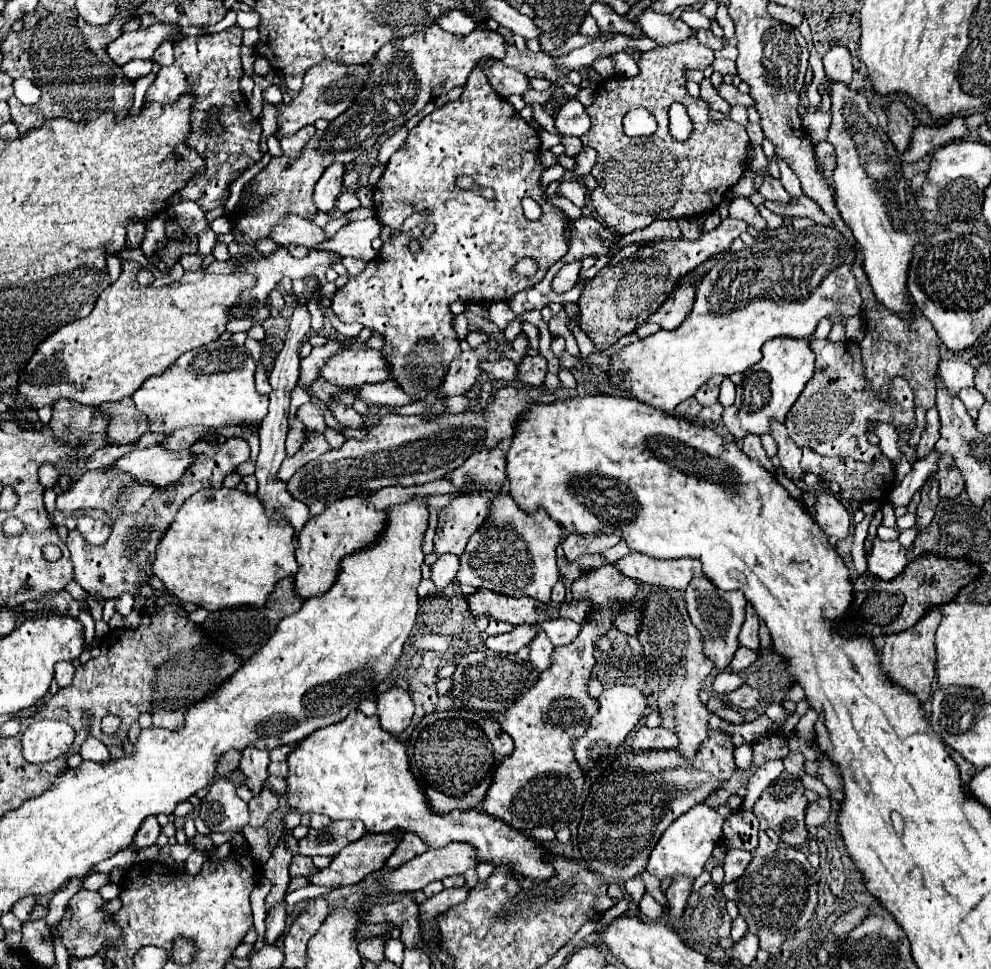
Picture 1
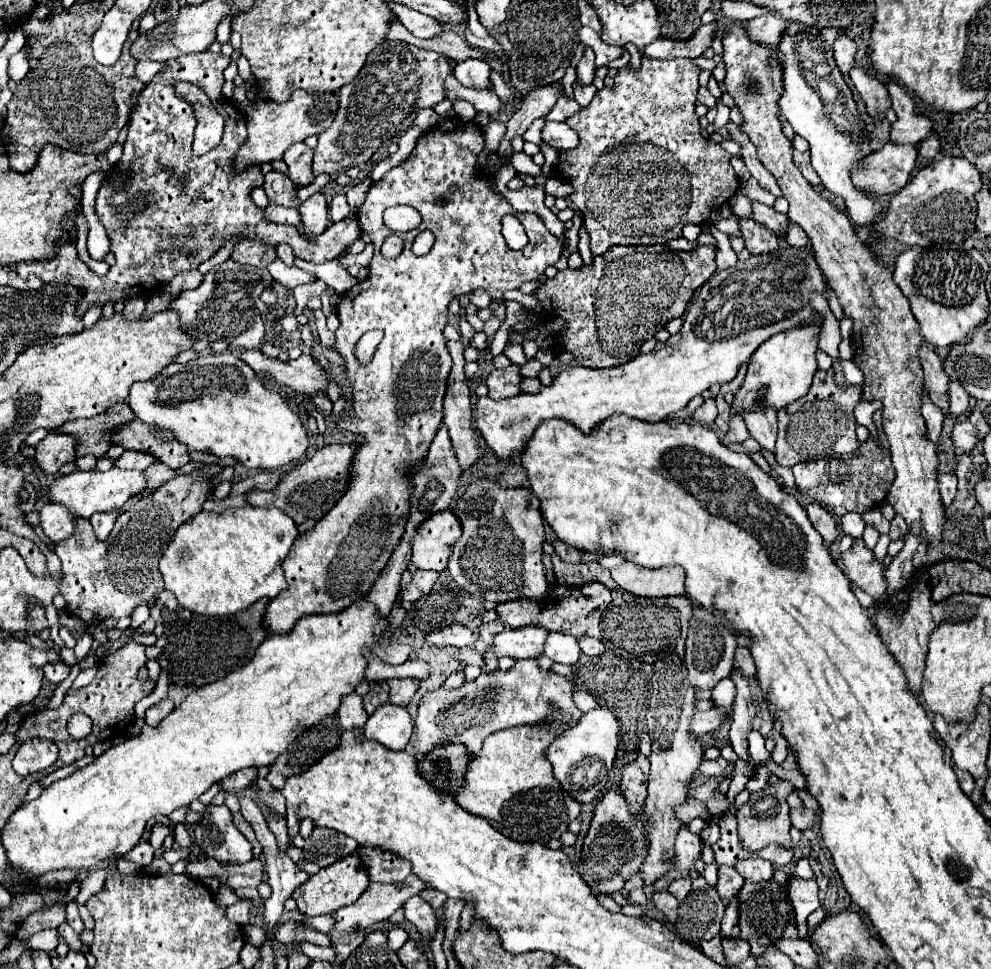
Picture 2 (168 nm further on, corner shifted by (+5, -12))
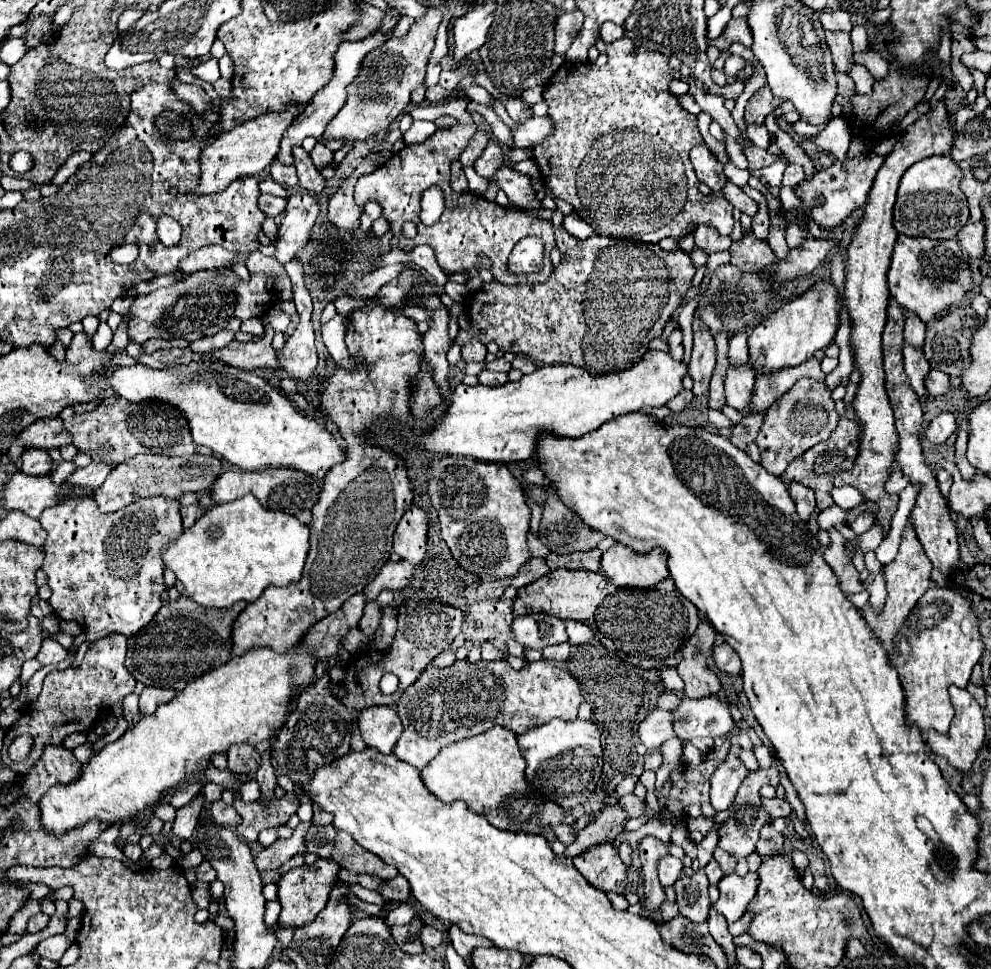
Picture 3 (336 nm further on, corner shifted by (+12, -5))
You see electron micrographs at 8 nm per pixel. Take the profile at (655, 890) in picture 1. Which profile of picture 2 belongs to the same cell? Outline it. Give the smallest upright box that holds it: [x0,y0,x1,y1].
[653,891,679,923]

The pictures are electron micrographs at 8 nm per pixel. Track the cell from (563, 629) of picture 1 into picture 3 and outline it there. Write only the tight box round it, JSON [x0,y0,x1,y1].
[542,644,570,662]

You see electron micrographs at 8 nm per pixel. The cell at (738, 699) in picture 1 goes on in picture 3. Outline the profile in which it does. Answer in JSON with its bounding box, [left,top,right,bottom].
[638,708,674,750]

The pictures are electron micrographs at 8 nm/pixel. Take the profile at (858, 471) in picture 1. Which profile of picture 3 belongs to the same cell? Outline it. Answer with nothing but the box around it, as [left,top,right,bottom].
[784,418,860,510]

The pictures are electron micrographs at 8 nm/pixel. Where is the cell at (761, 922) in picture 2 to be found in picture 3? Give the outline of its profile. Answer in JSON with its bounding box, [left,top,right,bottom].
[728,912,752,936]

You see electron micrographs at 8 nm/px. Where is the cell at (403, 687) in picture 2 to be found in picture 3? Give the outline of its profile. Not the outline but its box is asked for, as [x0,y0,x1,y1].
[338,596,464,710]

